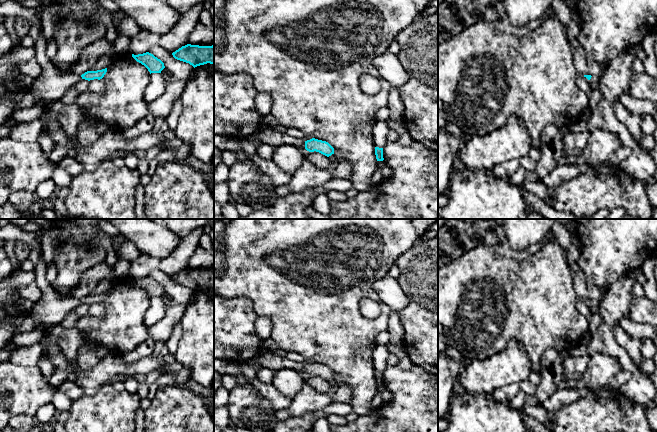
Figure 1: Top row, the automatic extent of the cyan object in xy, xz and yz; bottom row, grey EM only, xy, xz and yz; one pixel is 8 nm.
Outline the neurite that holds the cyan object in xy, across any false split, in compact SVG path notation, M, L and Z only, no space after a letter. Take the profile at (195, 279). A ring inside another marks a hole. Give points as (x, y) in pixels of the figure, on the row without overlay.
M187 268L173 276L172 279L175 283L189 287L194 292L207 287L214 288L214 269Z

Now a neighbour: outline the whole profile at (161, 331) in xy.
M170 295L168 299L163 299L165 303L164 317L148 328L148 337L153 340L167 342L177 323L180 322L181 317L186 309L186 306L195 299L195 295L186 304L176 302Z

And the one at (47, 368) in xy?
M42 357L38 363L38 367L40 368L42 372L43 378L47 382L50 382L50 378L55 371L55 367L52 364L52 362L49 359Z

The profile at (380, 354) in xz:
M376 345L372 357L374 362L374 370L384 372L388 367L389 350L386 345Z

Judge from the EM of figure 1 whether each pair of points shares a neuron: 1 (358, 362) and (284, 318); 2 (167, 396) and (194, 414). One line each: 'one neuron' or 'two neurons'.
1: one neuron
2: one neuron

